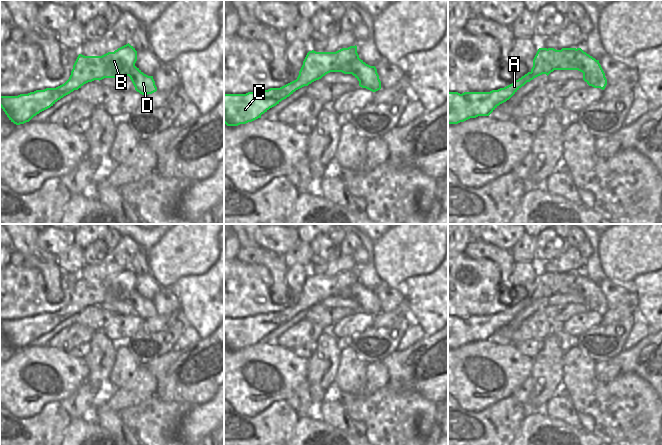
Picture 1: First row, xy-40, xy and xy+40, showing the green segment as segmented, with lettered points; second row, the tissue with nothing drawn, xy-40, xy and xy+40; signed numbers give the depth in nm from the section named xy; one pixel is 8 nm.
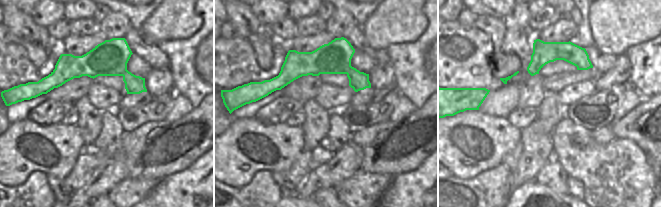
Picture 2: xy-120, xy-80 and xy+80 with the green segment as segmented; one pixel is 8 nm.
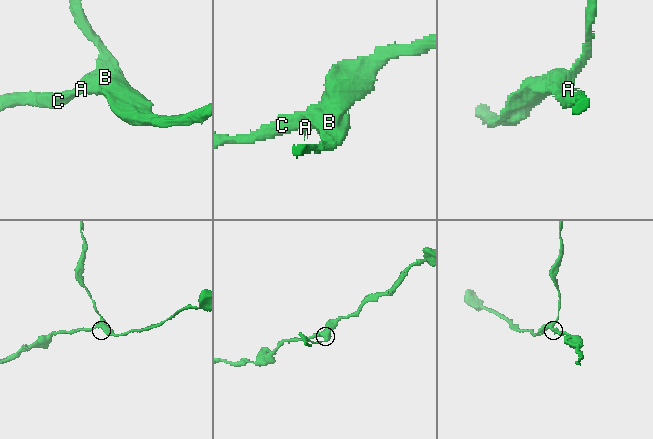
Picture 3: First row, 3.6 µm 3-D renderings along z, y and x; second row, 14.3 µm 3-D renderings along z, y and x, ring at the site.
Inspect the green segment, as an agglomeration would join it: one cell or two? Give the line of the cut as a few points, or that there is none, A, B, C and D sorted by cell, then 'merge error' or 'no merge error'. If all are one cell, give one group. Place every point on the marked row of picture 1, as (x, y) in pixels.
cut in xy+40 along (576, 49), (575, 56), (568, 69); A B C / D; merge error

